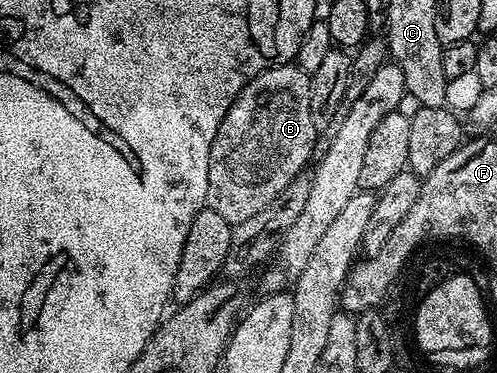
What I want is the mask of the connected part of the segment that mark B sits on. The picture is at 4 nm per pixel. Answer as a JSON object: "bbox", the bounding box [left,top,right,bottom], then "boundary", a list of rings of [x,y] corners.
{"bbox":[206,63,317,225],"boundary":[[[294,63],[276,64],[257,74],[237,94],[229,106],[221,126],[217,126],[217,138],[209,150],[209,186],[206,207],[217,210],[225,222],[237,225],[257,214],[266,204],[271,204],[285,186],[304,175],[307,163],[312,163],[317,129],[311,113],[311,77]]]}

